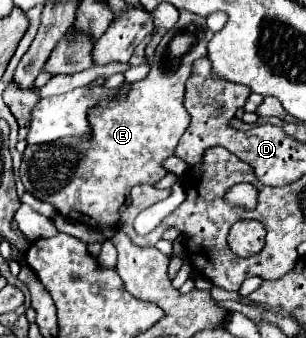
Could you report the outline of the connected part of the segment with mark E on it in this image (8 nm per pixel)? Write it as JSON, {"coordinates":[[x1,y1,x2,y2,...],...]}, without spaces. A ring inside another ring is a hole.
{"coordinates":[[178,17,178,23,162,37,158,43,150,73,133,83,130,90,116,99,104,99,104,103,98,103,88,111,88,123,92,123,92,135,88,139,56,139,52,143,40,143,40,145,28,145,22,157,20,165,20,179,28,193,32,193,36,199,50,203,60,215,66,219,84,223,94,229,102,227,116,227,120,221,120,211,130,199,130,189,140,183,156,183,166,175,166,169,162,169,162,161,170,157,178,145,178,139,186,131,190,123,190,115,184,109,184,83,190,77,192,63,198,57,206,55,206,45,212,39,212,33,208,31,204,17],[172,41,182,41,182,49,170,51]]}

